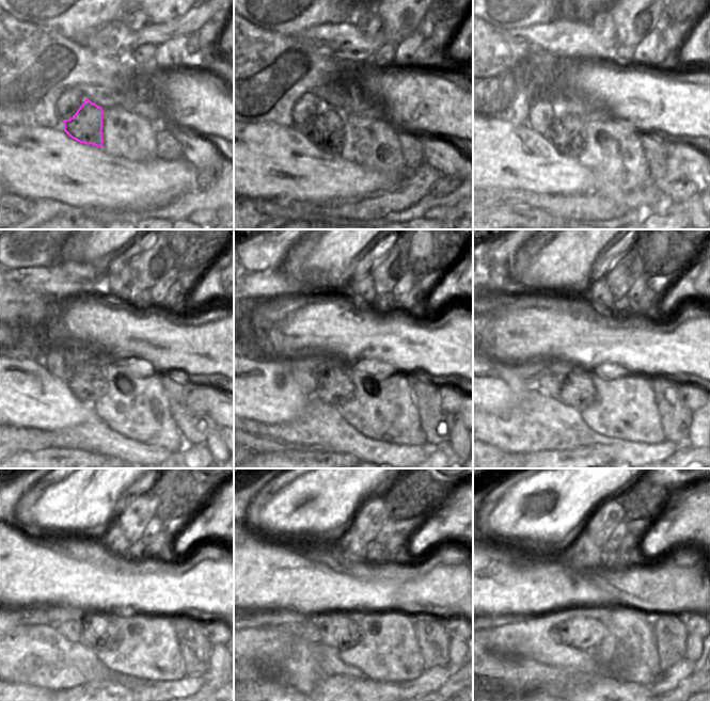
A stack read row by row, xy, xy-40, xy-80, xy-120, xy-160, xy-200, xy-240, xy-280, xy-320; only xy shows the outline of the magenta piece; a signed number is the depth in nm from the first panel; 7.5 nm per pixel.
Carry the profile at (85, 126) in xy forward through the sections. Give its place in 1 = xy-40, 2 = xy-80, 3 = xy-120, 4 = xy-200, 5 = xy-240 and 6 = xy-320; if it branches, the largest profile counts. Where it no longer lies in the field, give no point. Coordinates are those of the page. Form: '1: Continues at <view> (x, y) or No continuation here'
1: Continues at xy-40 (326, 129)
2: Continues at xy-80 (567, 133)
3: Continues at xy-120 (89, 383)
4: Continues at xy-200 (578, 392)
5: Continues at xy-240 (98, 632)
6: Continues at xy-320 (583, 633).

